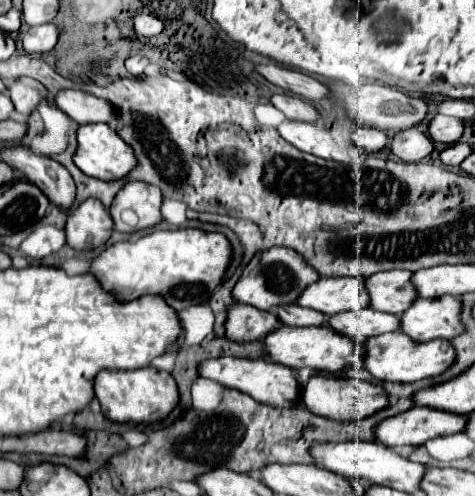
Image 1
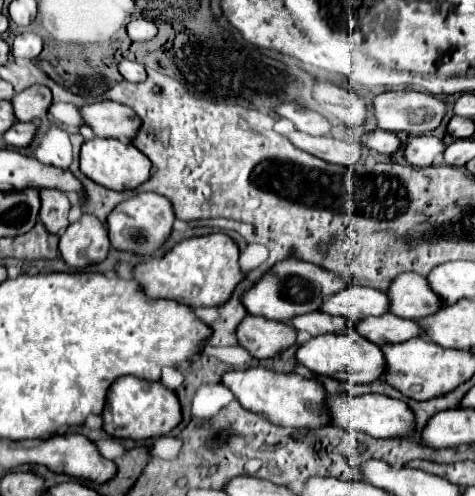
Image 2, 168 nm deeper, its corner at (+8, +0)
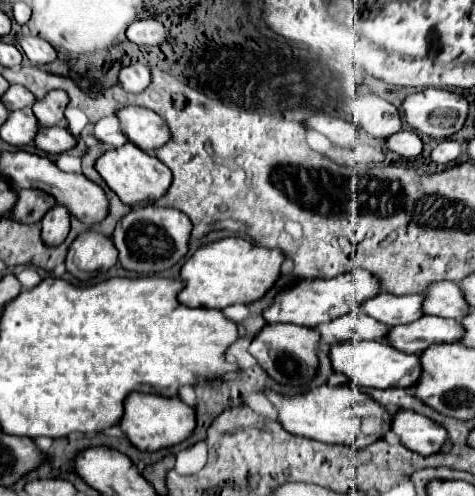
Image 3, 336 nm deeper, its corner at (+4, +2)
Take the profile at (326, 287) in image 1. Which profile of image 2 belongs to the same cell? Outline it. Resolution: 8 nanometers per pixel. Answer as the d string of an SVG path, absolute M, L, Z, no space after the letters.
M348 286L342 292L330 296L322 304L322 312L332 316L344 316L350 322L364 320L368 316L382 316L388 312L388 296L382 290L366 286Z

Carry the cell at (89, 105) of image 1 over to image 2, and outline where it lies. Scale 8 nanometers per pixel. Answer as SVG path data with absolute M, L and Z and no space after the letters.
M104 100L88 104L80 108L80 112L96 136L130 142L140 130L140 118L136 118L136 112L118 102Z

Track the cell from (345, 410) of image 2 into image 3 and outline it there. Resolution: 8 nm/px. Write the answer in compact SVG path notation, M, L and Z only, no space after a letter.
M394 408L390 410L390 430L400 438L400 442L424 456L438 452L442 442L446 440L446 430L432 422L430 418L406 410L406 408Z

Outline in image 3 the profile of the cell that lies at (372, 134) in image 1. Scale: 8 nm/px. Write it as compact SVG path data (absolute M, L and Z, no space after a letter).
M400 130L394 136L390 136L388 140L384 140L386 148L402 158L414 158L422 152L422 140L418 138L416 132L408 132L408 130Z

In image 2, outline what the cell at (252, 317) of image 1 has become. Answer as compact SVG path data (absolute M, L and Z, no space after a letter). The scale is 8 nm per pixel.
M248 314L238 326L238 342L254 358L276 358L296 344L296 330L290 324Z

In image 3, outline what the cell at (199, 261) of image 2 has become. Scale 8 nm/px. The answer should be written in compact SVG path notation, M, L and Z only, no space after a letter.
M222 238L200 246L182 266L180 280L184 288L178 294L178 302L184 306L204 306L222 310L230 304L250 304L264 296L264 292L278 280L280 264L284 256L280 250L258 248L244 238Z

